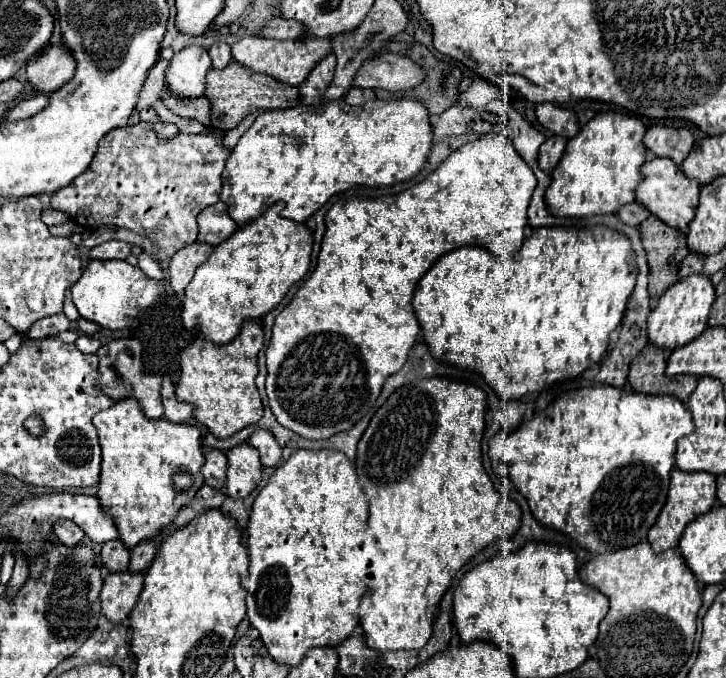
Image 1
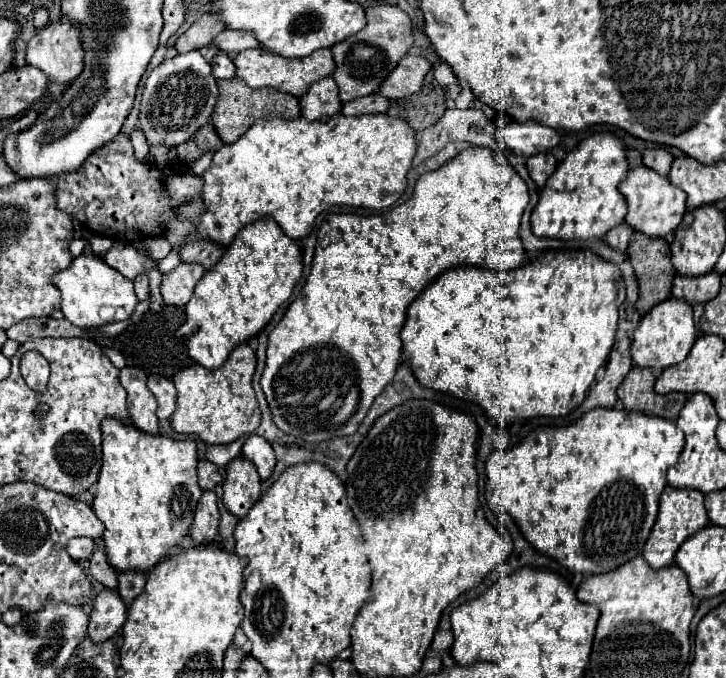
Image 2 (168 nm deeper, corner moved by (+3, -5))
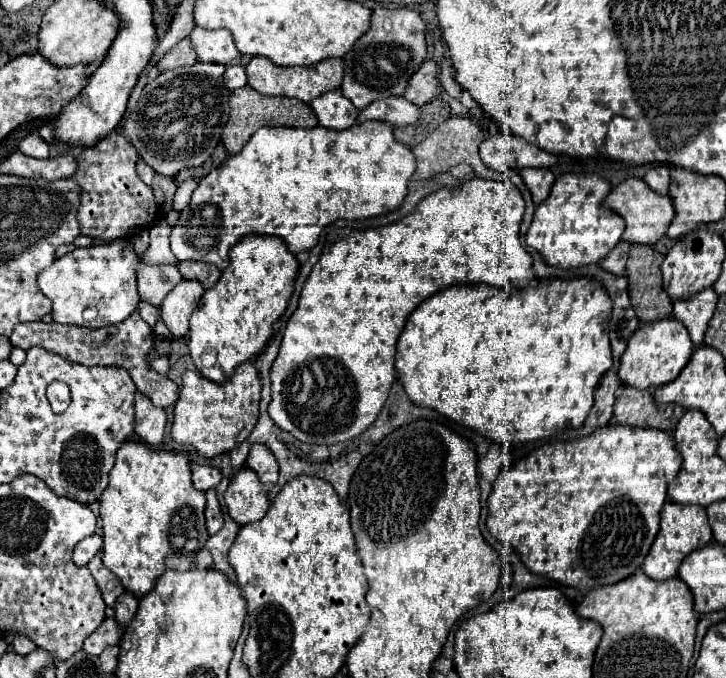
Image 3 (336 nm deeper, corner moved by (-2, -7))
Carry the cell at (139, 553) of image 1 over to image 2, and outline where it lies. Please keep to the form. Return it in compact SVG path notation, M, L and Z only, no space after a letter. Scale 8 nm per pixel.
M142 571L118 573L118 593L126 605L130 605L140 595L140 591L144 589L144 579L146 575Z

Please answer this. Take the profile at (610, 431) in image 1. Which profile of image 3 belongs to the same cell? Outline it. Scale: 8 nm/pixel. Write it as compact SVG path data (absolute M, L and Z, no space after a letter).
M611 423L611 425L605 425L603 429L595 429L595 433L581 437L581 439L547 443L547 445L531 451L527 457L517 461L515 467L511 467L499 475L487 501L487 527L504 546L517 549L525 567L529 567L529 571L533 571L533 573L547 575L547 577L551 577L563 585L571 585L579 591L589 591L595 587L617 583L617 581L633 575L643 565L643 559L647 557L649 547L653 545L655 535L659 531L659 511L667 499L667 481L679 473L681 459L683 459L681 451L677 449L671 433L661 431L661 429L641 429L641 427L619 425L619 423Z

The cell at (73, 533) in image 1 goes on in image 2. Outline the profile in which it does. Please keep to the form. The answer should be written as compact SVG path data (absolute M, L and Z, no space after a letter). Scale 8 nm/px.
M74 537L68 541L68 553L76 561L86 561L94 551L94 541L90 537Z

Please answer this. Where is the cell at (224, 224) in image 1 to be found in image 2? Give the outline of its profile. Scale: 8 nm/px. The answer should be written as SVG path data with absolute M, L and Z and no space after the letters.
M212 241L190 243L190 245L184 245L182 251L180 251L184 263L198 263L206 271L212 269L218 263L222 253L224 253L224 249L220 245L216 245L216 243L212 243Z

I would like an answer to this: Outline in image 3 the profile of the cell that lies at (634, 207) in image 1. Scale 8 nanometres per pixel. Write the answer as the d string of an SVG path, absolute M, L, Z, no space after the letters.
M619 241L605 259L601 259L601 267L613 273L623 273L625 271L625 261L627 261L627 253L629 253L631 243L629 241Z

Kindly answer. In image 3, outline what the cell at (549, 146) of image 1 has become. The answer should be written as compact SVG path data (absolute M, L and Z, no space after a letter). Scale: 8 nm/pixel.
M525 167L519 171L523 181L527 183L535 205L539 205L543 199L547 199L551 185L555 181L555 175L547 167Z

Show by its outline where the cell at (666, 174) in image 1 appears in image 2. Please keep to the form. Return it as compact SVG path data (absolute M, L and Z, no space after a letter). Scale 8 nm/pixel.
M648 167L630 169L626 179L620 183L618 191L624 195L628 203L628 215L624 219L626 225L652 239L662 239L672 231L676 231L686 213L686 193Z

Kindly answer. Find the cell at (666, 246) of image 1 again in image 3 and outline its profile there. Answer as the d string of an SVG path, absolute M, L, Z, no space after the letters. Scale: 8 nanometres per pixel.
M631 245L625 275L629 279L629 297L641 323L667 317L673 311L673 301L661 277L663 259L665 257L649 245Z

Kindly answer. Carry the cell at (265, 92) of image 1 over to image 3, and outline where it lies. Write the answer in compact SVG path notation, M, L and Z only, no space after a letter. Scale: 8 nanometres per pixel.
M245 85L241 89L231 91L229 97L229 121L223 129L223 145L229 151L229 155L239 153L245 143L249 141L249 137L259 129L259 127L315 127L317 125L317 117L313 115L311 107L299 99L291 99L291 97L267 97L257 93L253 87Z

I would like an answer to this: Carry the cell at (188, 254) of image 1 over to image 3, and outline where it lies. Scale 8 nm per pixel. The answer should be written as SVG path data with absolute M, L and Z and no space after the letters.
M183 279L175 285L161 303L163 321L173 333L173 337L183 337L189 331L189 317L197 307L205 287L197 279Z

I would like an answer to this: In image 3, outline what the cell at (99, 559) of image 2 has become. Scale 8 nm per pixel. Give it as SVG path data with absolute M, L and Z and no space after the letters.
M95 555L95 557L87 563L87 567L89 567L89 571L93 573L93 577L95 577L97 585L99 585L99 589L101 589L101 593L103 593L103 597L105 597L105 603L107 603L109 607L113 607L113 605L115 605L115 599L125 591L123 585L121 585L121 581L119 581L111 571L107 571L107 567L105 567L103 561L101 561L101 555Z

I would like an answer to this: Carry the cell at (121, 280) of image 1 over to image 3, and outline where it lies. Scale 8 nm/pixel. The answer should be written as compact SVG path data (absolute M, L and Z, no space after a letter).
M113 241L75 249L59 257L51 267L39 273L37 283L43 295L53 301L53 321L81 327L109 327L125 321L139 303L135 267L137 253L129 241Z

